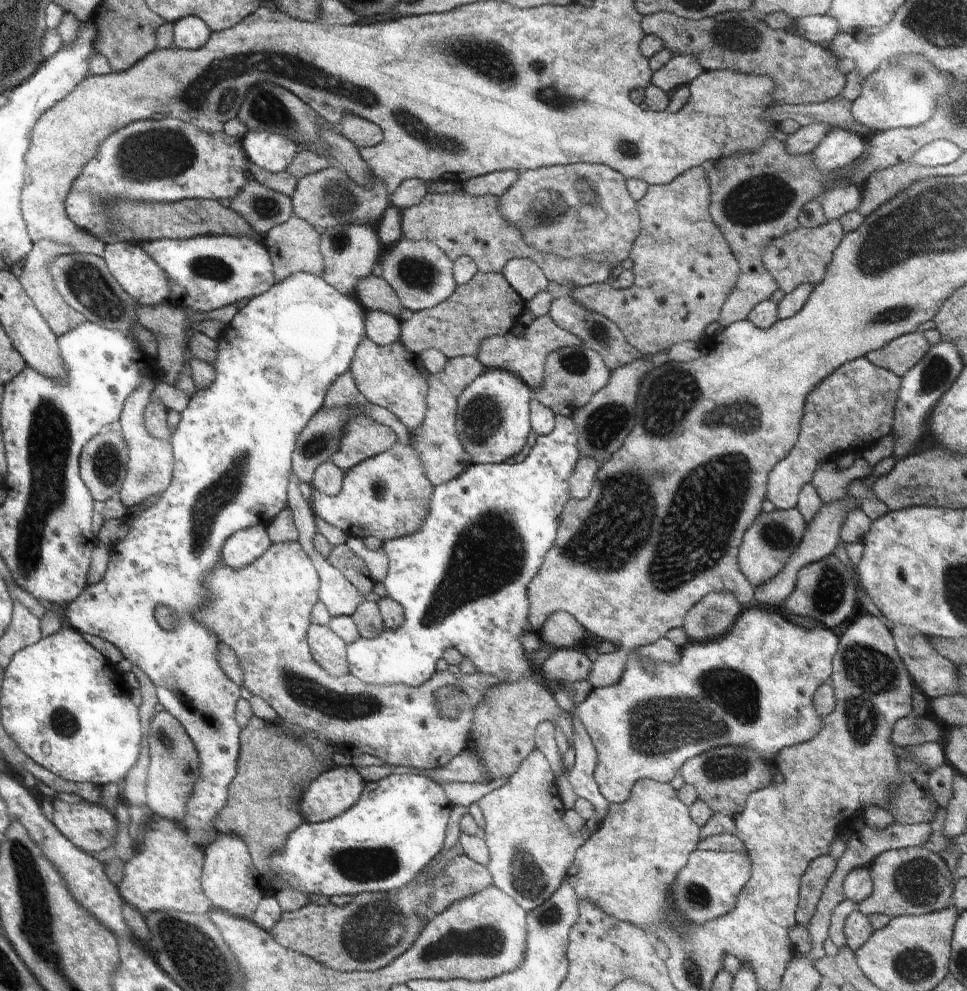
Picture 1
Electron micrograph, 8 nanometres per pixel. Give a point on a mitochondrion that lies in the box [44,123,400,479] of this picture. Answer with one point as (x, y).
(86, 284)

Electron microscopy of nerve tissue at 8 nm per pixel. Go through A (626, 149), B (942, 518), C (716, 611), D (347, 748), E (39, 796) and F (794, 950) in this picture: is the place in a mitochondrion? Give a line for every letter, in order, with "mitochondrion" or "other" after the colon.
A: mitochondrion
B: other
C: mitochondrion
D: other
E: other
F: other

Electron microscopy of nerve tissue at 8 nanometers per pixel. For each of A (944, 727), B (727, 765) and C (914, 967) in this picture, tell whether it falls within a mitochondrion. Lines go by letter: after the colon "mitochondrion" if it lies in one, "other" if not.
A: other
B: mitochondrion
C: mitochondrion

